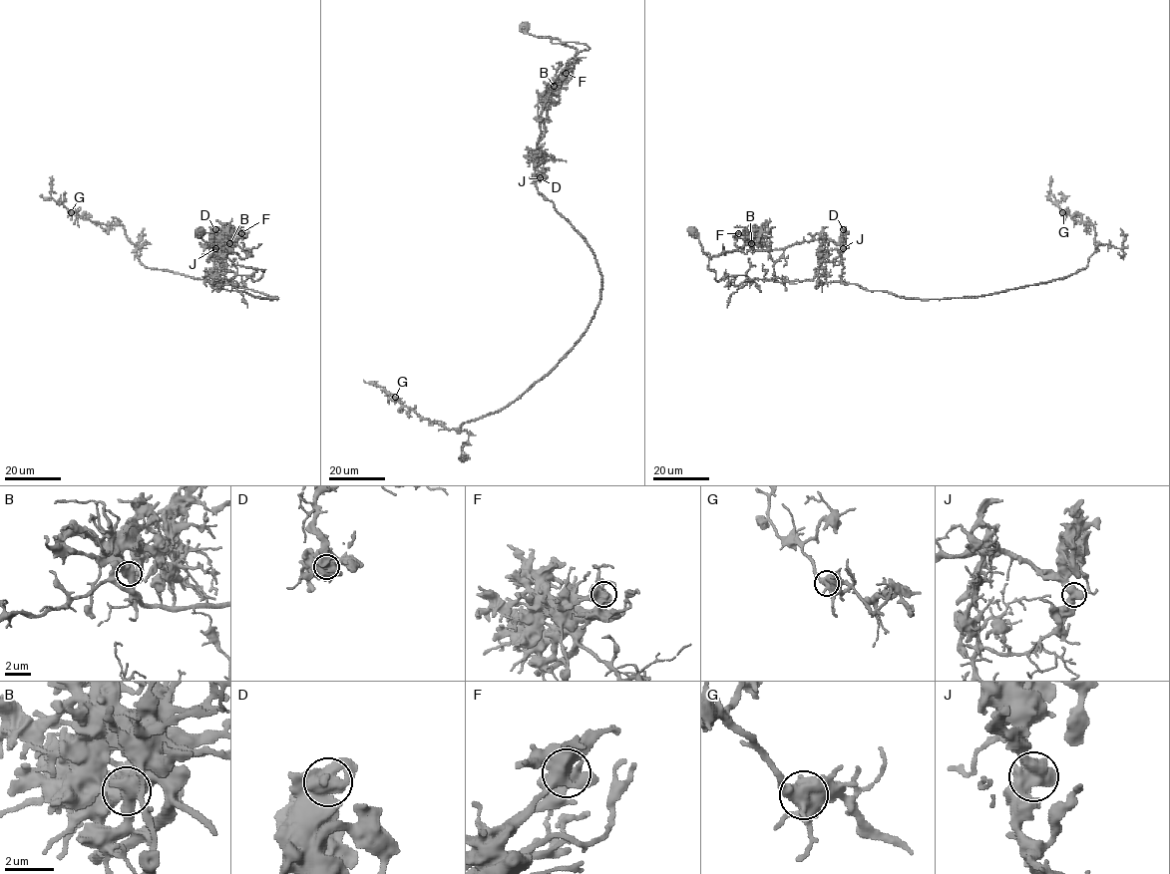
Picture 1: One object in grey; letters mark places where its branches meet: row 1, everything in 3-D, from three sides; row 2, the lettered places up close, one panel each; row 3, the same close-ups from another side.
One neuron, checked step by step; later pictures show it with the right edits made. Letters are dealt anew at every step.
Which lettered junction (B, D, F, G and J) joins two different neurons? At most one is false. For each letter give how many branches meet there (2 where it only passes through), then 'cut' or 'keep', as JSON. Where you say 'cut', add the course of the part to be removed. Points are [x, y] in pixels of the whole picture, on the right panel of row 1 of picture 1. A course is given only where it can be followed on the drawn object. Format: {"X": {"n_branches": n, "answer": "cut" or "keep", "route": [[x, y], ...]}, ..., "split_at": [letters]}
{"B": {"n_branches": 2, "answer": "keep"}, "D": {"n_branches": 2, "answer": "keep"}, "F": {"n_branches": 2, "answer": "keep"}, "G": {"n_branches": 2, "answer": "keep"}, "J": {"n_branches": 2, "answer": "cut", "route": [[843, 248], [821, 238], [783, 248], [755, 250], [744, 245], [711, 258], [704, 252], [702, 246]]}, "split_at": ["J"]}

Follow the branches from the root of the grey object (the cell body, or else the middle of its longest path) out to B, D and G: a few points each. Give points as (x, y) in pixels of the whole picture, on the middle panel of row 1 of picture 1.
B: (524, 27), (527, 33), (558, 39), (562, 44), (576, 49), (568, 73), (554, 86)
D: (524, 27), (527, 33), (558, 39), (577, 51), (547, 108), (545, 134), (538, 144), (540, 177)
G: (524, 27), (577, 51), (541, 113), (535, 182), (592, 252), (599, 304), (548, 373), (460, 431), (395, 397)

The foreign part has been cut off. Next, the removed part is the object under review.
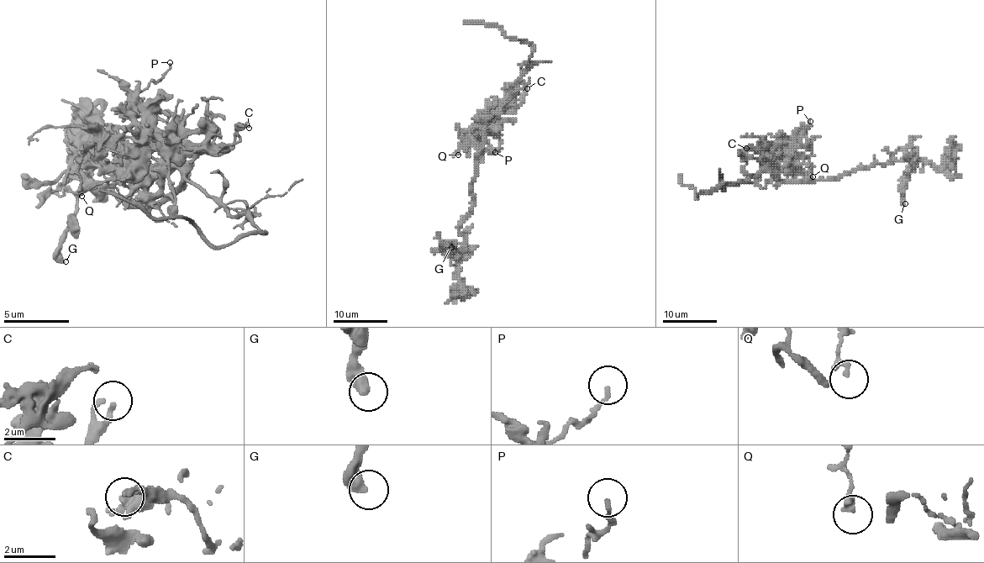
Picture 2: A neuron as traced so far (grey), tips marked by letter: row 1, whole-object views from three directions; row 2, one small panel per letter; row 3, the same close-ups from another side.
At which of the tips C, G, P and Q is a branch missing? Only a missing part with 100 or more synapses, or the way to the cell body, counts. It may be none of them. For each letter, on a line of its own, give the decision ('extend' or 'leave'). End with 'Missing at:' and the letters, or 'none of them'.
C: leave
G: leave
P: leave
Q: leave
Missing at: none of them

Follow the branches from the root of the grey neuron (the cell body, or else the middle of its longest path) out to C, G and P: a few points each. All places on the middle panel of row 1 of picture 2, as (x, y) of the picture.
C: (484, 141), (484, 128), (489, 120), (497, 113), (513, 113), (522, 102), (527, 88)
G: (484, 141), (471, 184), (473, 208), (460, 228), (465, 248), (460, 252), (449, 244), (451, 247)
P: (484, 141), (481, 149), (484, 138), (476, 131), (477, 126), (478, 142), (495, 152)

